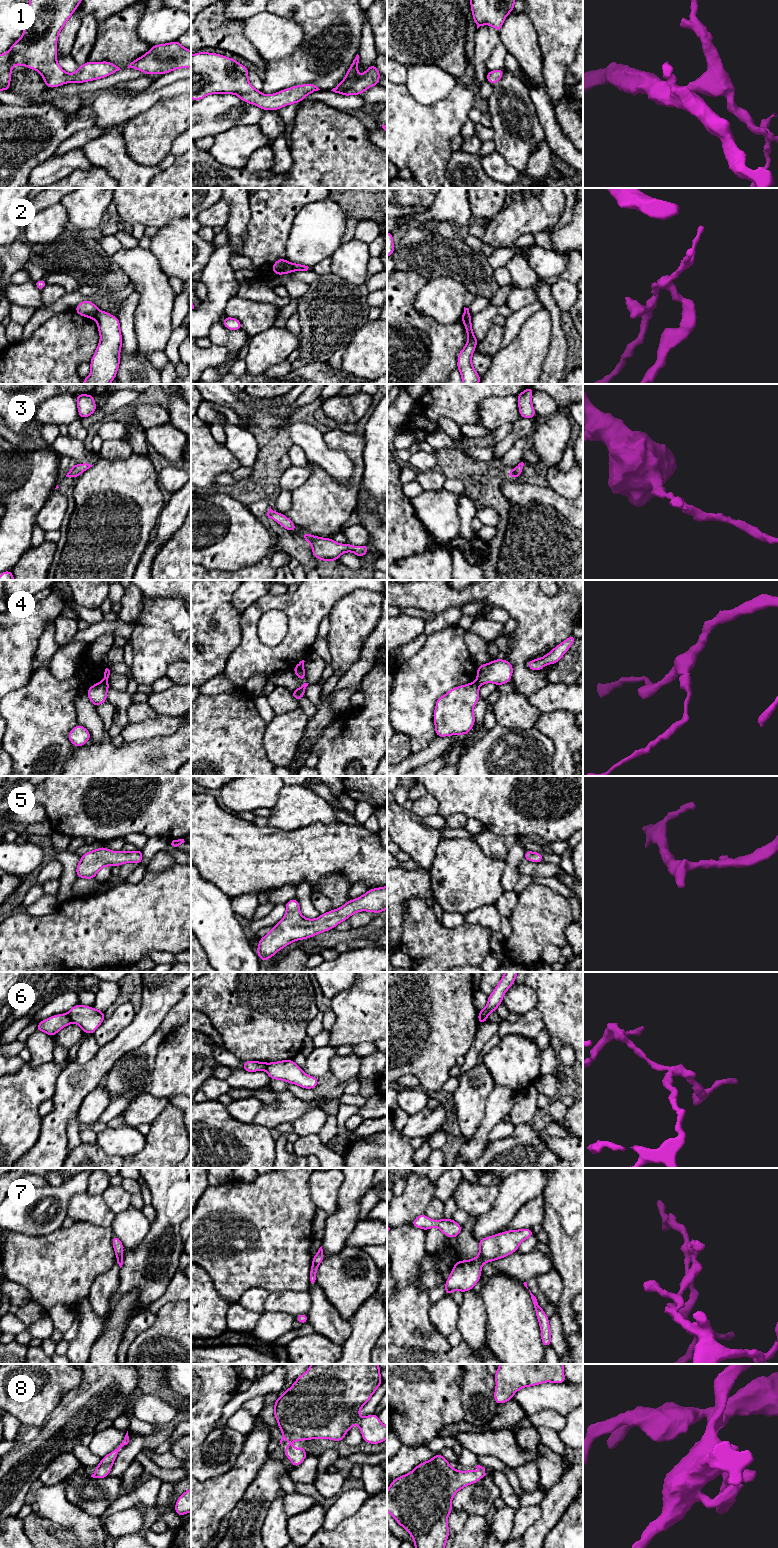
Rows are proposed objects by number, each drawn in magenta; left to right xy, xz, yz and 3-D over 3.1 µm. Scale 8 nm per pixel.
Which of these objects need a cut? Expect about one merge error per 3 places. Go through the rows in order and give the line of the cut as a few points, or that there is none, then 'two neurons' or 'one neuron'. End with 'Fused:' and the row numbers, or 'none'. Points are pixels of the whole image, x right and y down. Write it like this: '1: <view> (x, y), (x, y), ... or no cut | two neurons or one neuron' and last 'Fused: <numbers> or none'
1: no cut | one neuron
2: xy (99, 311), (94, 318) | two neurons
3: no cut | one neuron
4: xz (303, 669), (295, 672) | two neurons
5: no cut | one neuron
6: xy (67, 1013), (71, 1021) | two neurons
7: yz (480, 1253), (485, 1261) | two neurons
8: no cut | one neuron
Fused: 2, 4, 6, 7

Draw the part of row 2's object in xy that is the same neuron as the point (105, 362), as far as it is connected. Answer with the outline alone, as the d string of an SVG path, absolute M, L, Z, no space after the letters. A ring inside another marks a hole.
M99 311L95 316L100 342L90 362L91 372L87 378L82 379L83 384L110 384L115 378L120 365L119 355L122 347L122 334L118 317L106 311Z

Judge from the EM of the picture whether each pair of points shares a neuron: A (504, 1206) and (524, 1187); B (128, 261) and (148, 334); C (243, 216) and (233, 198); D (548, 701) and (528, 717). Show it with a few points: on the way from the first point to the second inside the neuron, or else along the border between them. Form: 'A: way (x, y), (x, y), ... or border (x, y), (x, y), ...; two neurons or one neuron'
A: way (509, 1201), (519, 1191); one neuron
B: way (145, 279), (148, 282), (148, 316); one neuron
C: way (240, 212), (240, 205), (237, 202); one neuron
D: border (525, 697), (542, 713); two neurons

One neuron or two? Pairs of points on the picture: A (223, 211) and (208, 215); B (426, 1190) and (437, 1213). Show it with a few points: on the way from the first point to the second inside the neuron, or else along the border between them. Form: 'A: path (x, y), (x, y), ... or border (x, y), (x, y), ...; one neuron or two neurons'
A: path (219, 213), (212, 215); one neuron
B: border (434, 1196), (424, 1212); two neurons

